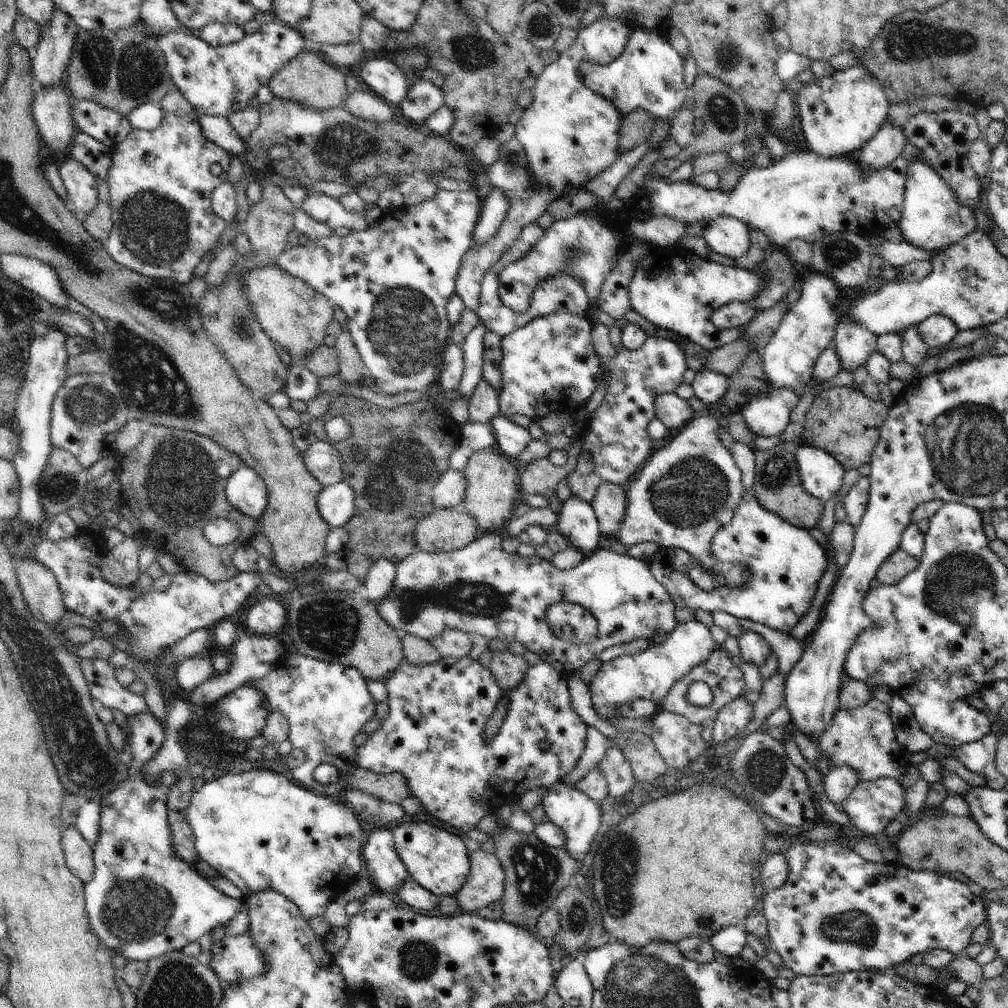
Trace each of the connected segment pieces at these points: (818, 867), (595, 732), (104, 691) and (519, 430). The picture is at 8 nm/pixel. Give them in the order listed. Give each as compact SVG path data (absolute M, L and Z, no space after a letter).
M801 841L794 844L786 852L783 853L786 862L788 862L788 878L780 888L769 891L764 895L762 912L768 920L768 936L771 943L769 948L778 952L782 958L782 965L790 968L797 976L830 976L838 973L847 973L852 971L872 970L876 968L885 971L892 969L896 964L908 962L916 955L923 955L927 950L944 949L954 952L957 956L962 954L970 943L973 942L972 934L986 921L987 905L986 901L979 895L972 893L966 883L962 883L956 879L936 874L934 871L922 870L922 872L914 872L911 868L894 862L875 863L865 860L862 856L854 852L851 846L844 846L839 843L811 843L810 841Z
M587 725L586 748L584 748L576 768L568 774L566 779L562 779L562 782L571 785L578 783L585 774L598 765L598 762L604 758L606 750L613 743L615 743L614 739L606 738L597 728Z
M81 659L80 670L96 704L120 710L127 716L150 712L142 695L132 694L116 679L116 669L102 659Z
M498 414L492 420L495 447L510 459L516 460L517 456L532 442L528 429L511 421L505 415Z

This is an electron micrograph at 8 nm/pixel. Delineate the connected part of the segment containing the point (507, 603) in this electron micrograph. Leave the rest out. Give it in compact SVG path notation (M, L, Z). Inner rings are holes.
M504 532L480 534L468 546L448 552L428 552L417 550L406 560L397 564L392 592L376 605L378 614L394 630L432 640L444 630L460 630L472 636L484 636L488 640L500 638L509 642L520 642L527 650L536 652L552 668L565 675L580 670L590 660L596 659L607 648L636 640L650 640L651 644L662 644L676 628L675 604L668 591L660 584L643 560L617 554L608 549L597 549L587 556L582 564L571 569L554 568L548 560L538 556L523 557L518 553L508 553L503 548ZM558 603L580 604L587 608L598 623L598 638L589 645L572 645L554 636L546 622L546 610Z

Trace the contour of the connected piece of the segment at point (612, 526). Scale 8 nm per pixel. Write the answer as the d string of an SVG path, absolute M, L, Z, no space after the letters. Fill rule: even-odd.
M602 482L590 503L598 519L600 532L608 538L618 537L628 504L626 487Z

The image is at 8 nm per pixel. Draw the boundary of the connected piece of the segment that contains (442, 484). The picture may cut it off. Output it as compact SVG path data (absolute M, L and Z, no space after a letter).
M448 468L432 490L435 509L457 508L464 500L466 488L468 488L468 480L464 472Z

